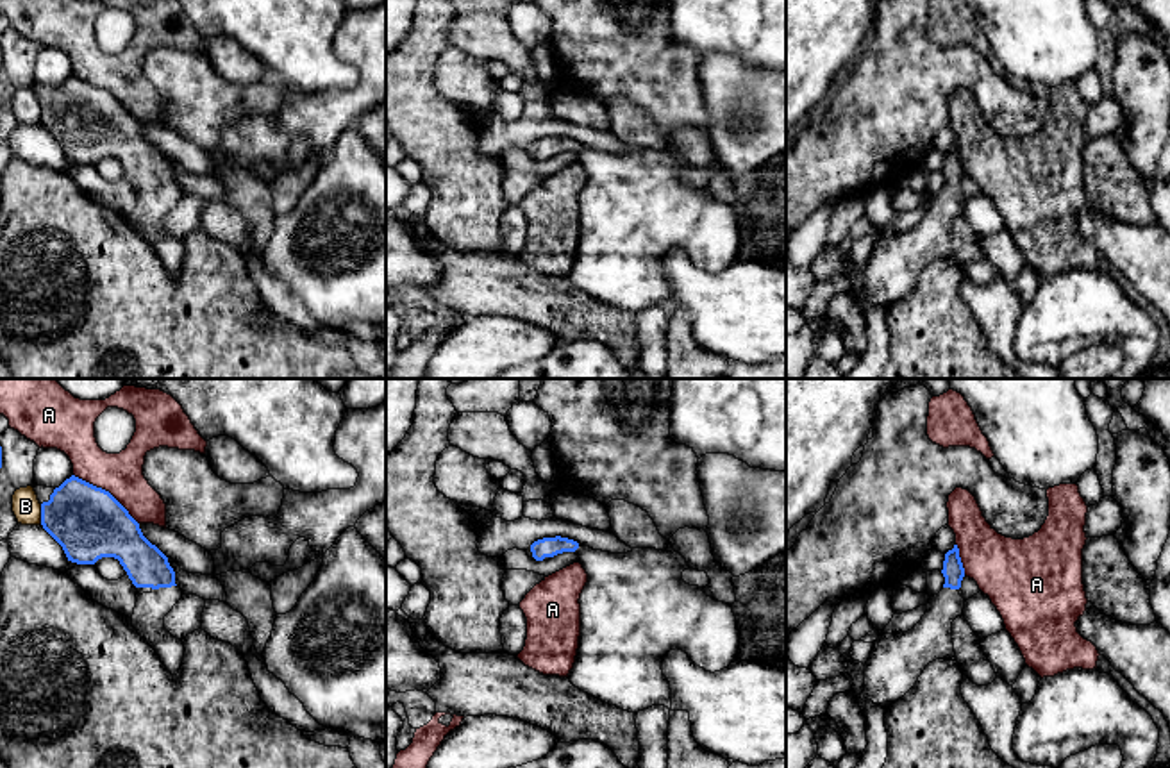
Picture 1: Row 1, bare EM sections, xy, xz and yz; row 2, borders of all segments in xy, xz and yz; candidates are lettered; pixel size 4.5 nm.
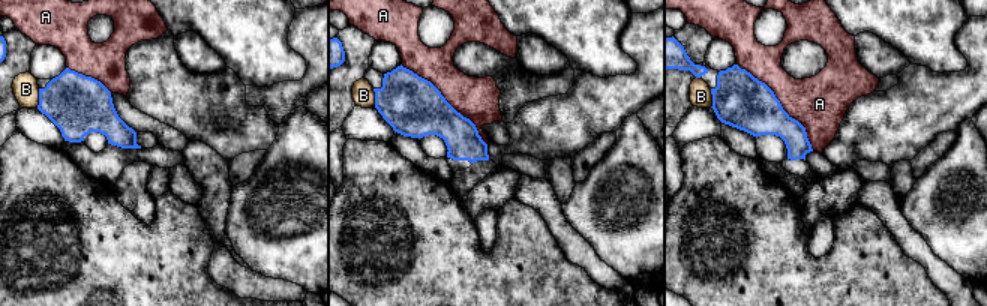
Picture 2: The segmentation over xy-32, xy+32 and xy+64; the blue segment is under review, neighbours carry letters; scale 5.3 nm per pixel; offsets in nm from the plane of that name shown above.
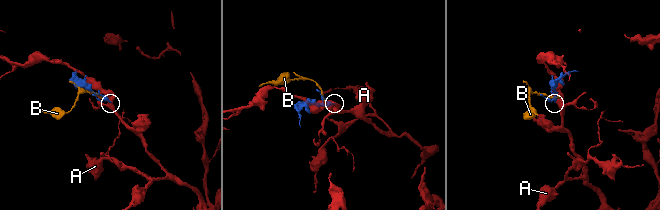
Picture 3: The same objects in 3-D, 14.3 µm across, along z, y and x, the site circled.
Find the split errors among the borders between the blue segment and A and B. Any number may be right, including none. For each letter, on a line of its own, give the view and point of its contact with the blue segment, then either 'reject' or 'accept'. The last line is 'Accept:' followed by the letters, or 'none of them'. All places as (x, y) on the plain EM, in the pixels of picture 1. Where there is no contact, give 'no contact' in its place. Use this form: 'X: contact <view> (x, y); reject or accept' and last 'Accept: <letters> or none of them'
A: contact xy (108, 91); reject
B: contact xy (41, 113); reject
Accept: none of them

